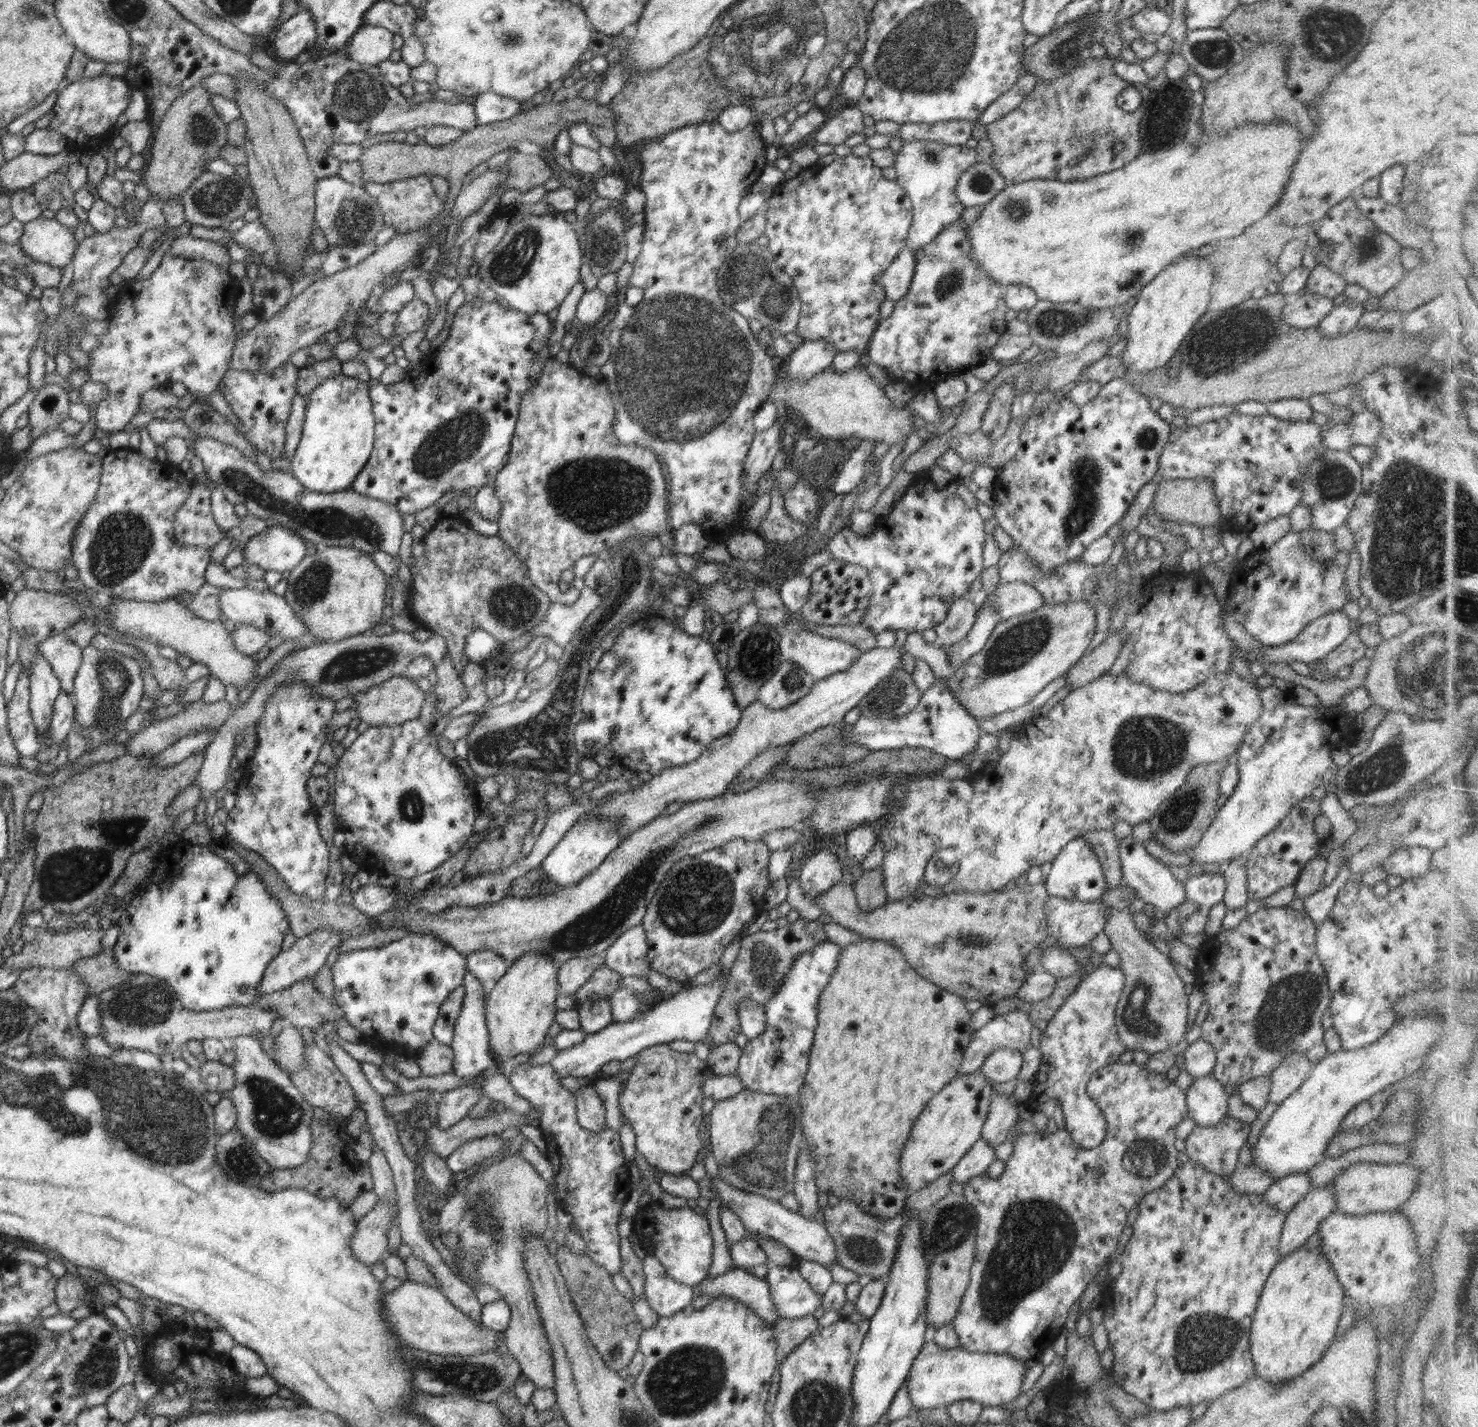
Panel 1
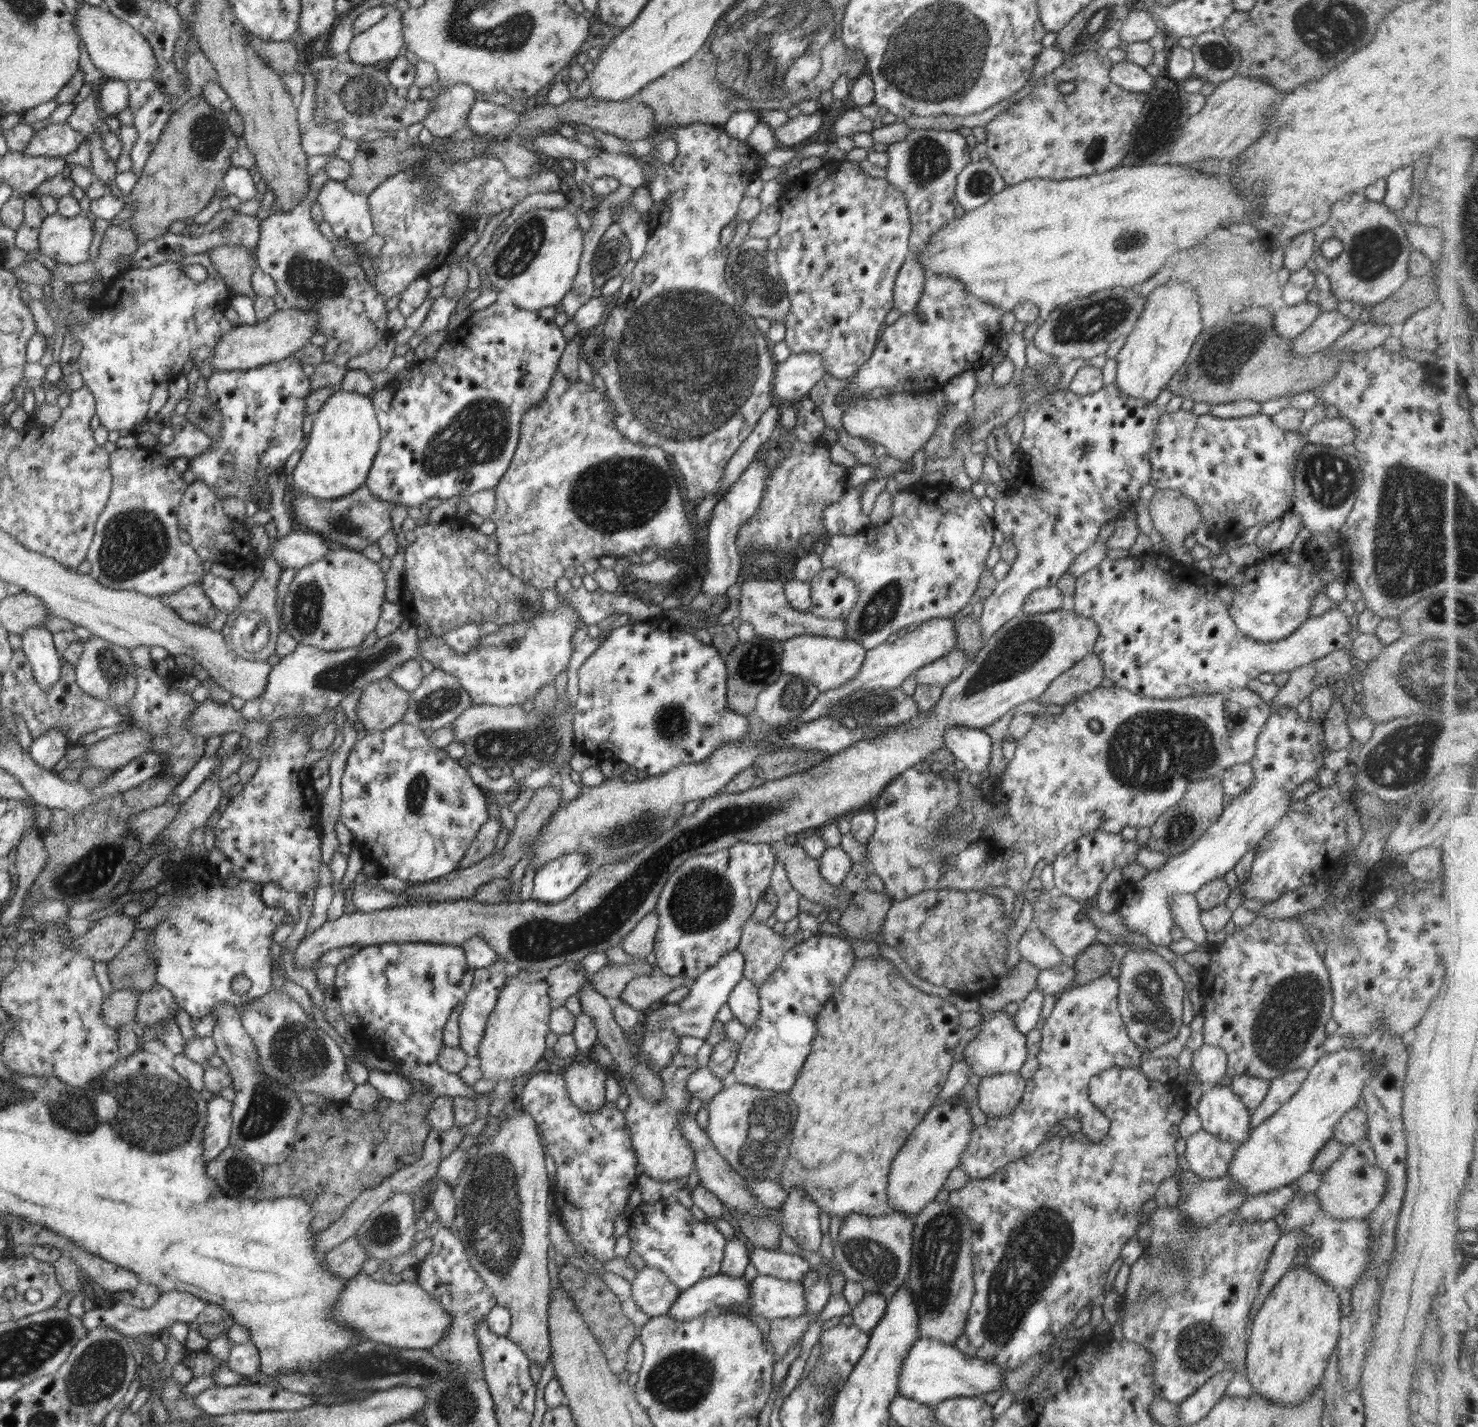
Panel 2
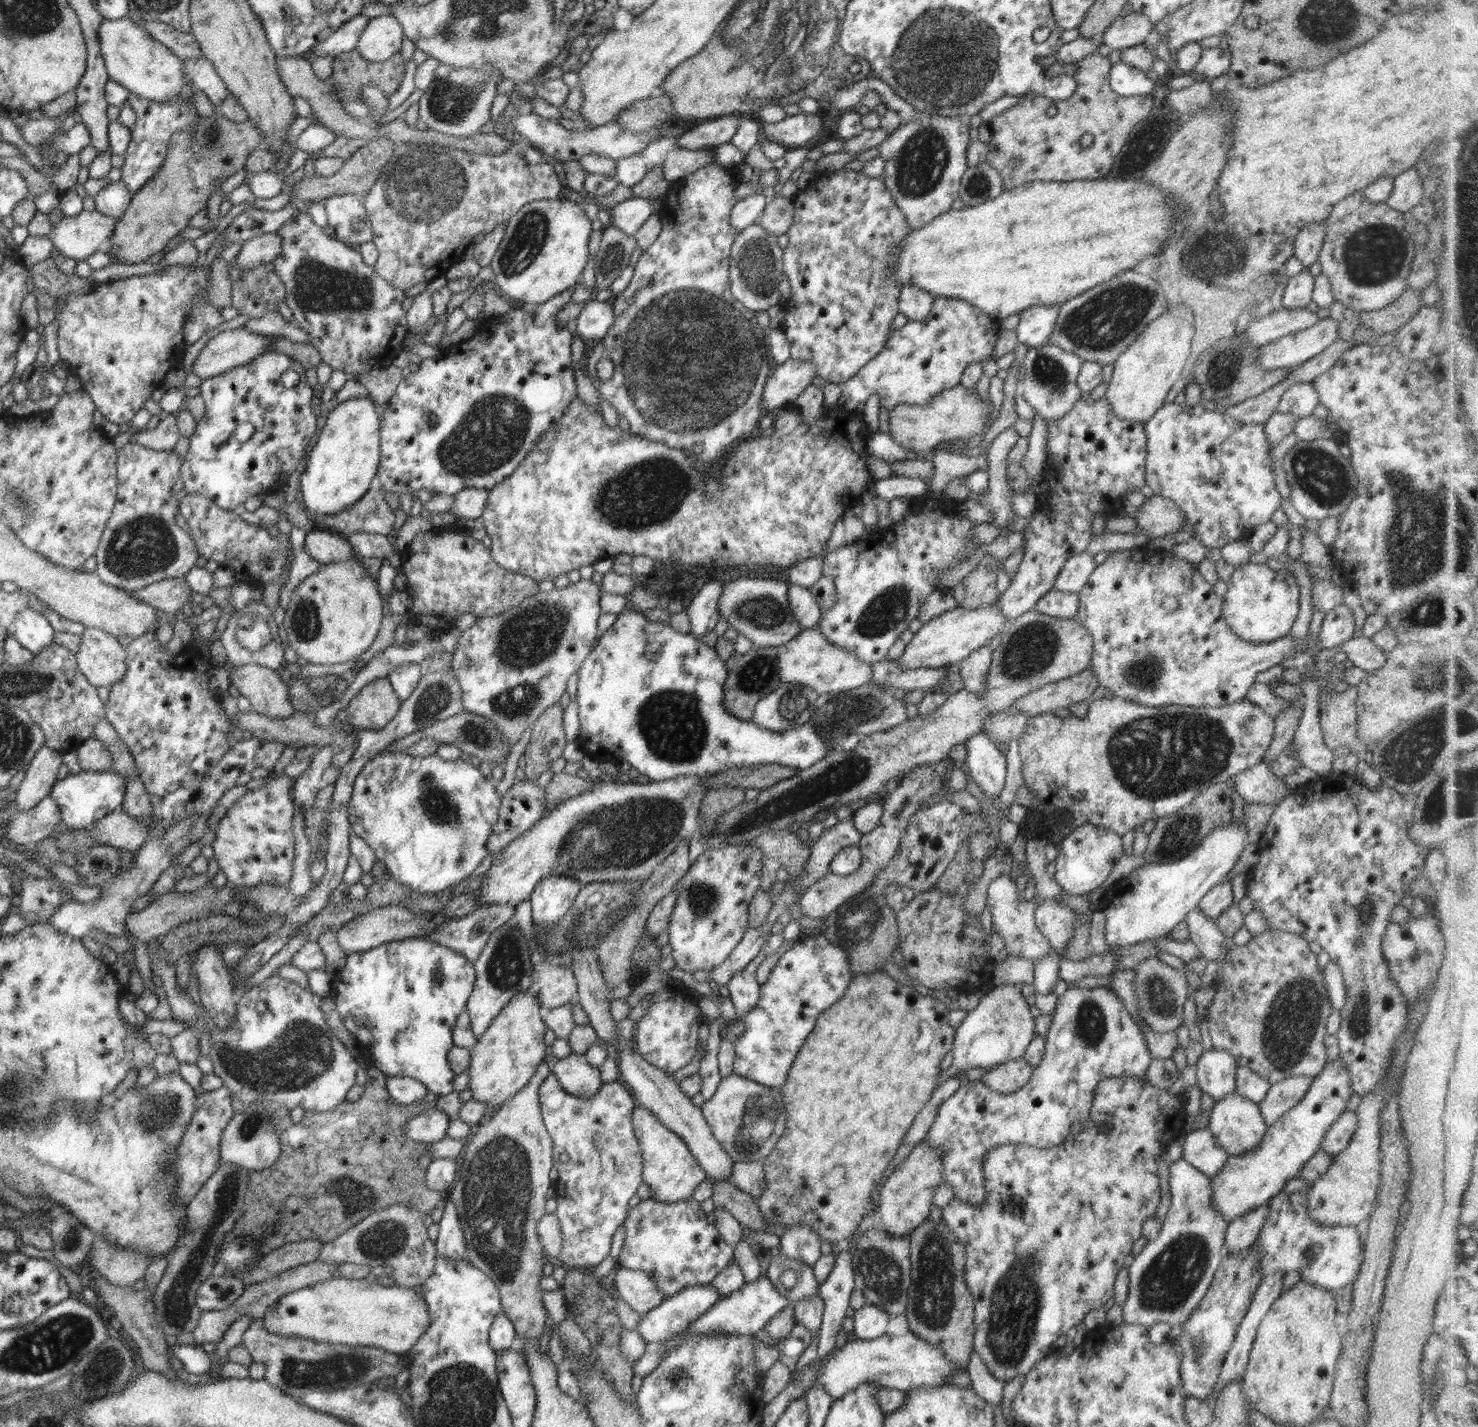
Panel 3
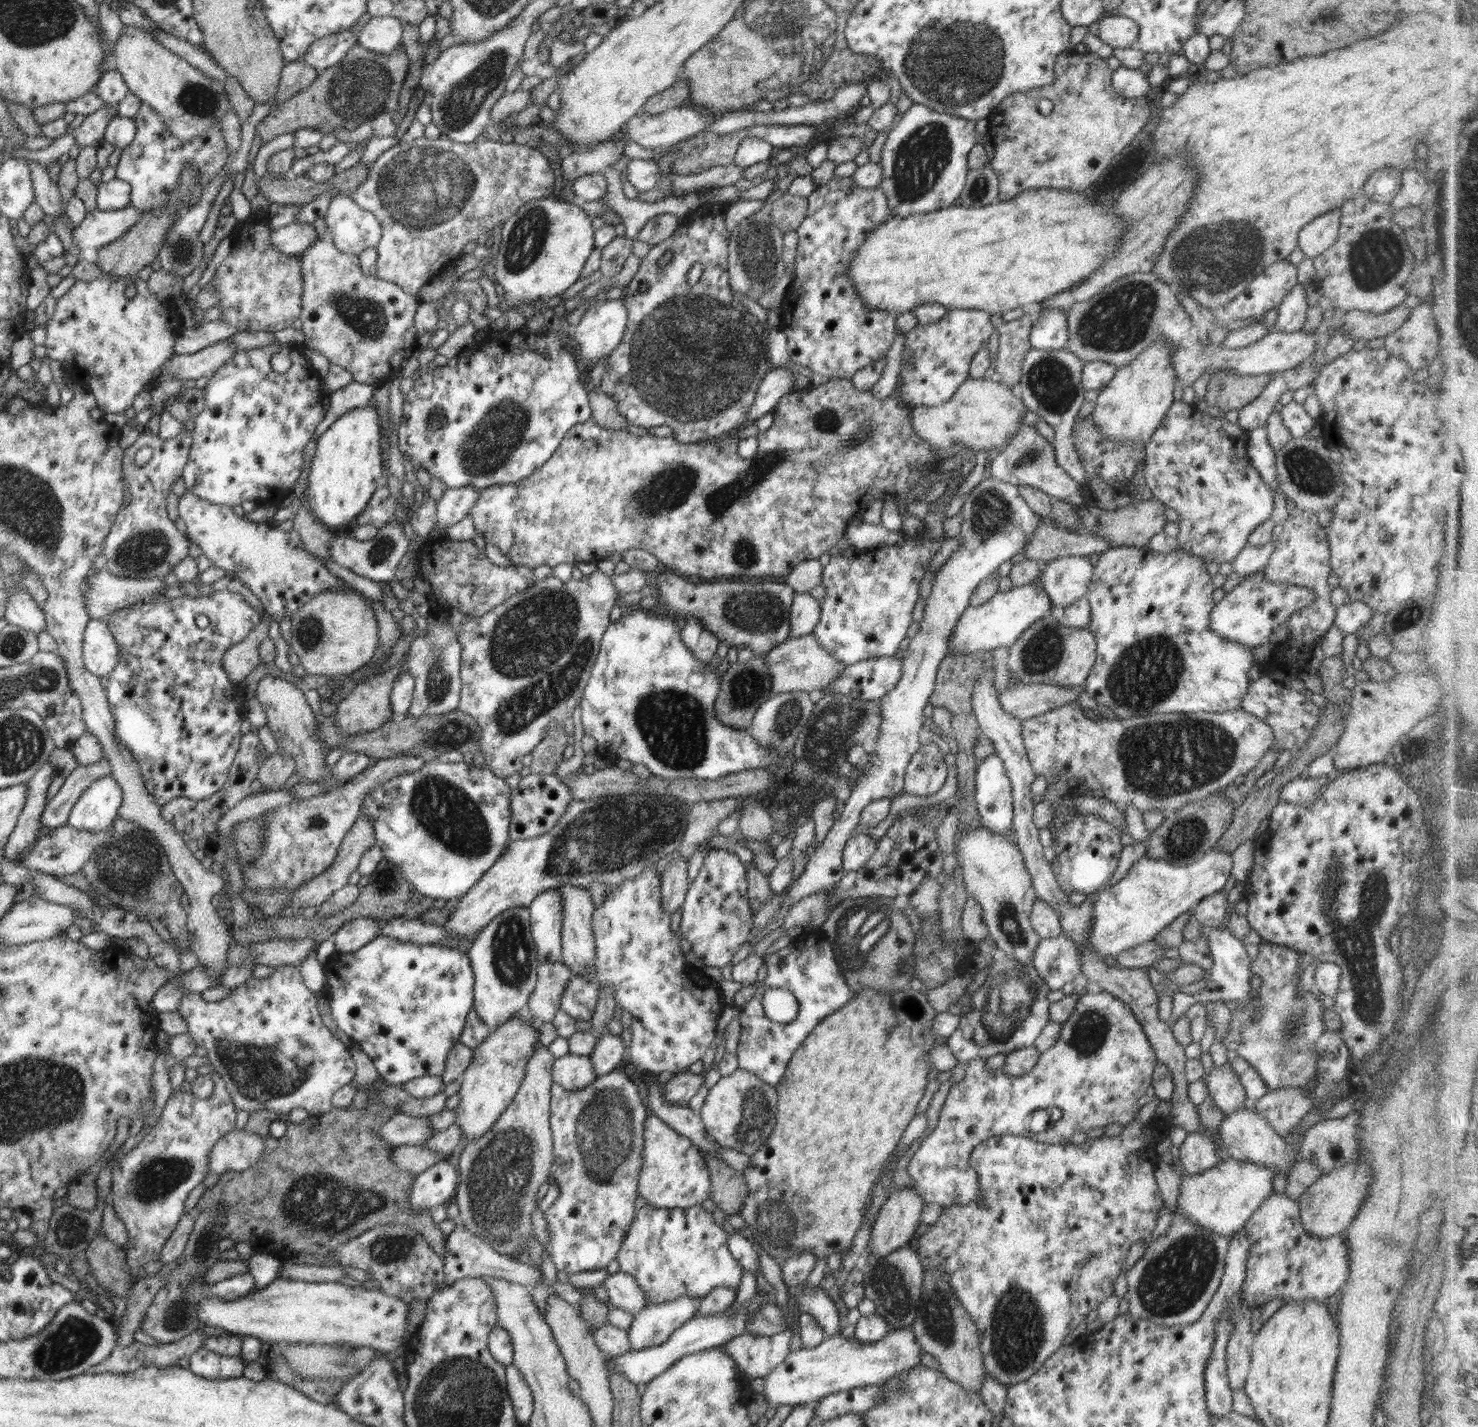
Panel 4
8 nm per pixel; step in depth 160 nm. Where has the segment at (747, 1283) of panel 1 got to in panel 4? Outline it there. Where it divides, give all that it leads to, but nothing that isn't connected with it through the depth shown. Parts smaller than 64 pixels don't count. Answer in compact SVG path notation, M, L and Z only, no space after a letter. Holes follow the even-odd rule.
M680 1297L657 1305L646 1305L633 1315L627 1330L634 1350L647 1349L666 1342L668 1337L697 1314L693 1298Z

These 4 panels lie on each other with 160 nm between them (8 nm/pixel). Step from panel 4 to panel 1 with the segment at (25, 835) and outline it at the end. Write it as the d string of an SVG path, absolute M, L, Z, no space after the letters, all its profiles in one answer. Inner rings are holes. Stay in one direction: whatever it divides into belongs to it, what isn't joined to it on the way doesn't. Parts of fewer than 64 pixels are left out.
M62 691L57 696L53 706L53 713L47 730L47 740L42 746L48 748L53 744L60 744L66 740L66 736L72 730L72 723L75 716L75 705L72 703L70 693Z

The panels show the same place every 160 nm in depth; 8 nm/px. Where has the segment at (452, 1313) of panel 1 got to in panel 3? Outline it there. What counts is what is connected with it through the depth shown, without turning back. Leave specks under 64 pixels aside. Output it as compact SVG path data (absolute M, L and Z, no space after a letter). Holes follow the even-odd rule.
M336 1277L284 1295L262 1318L265 1329L272 1334L330 1344L373 1346L397 1355L409 1352L429 1327L430 1319L428 1305L415 1289Z

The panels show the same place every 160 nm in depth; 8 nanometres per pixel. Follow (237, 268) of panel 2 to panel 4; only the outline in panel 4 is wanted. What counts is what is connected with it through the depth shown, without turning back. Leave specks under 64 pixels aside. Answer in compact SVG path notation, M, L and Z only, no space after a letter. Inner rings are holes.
M296 221L272 231L269 239L276 250L293 255L302 252L320 238L314 225Z

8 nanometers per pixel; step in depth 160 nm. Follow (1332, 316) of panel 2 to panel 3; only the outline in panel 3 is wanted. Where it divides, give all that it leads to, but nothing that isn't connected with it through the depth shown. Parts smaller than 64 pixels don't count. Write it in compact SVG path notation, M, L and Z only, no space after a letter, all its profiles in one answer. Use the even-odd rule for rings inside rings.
M1327 317L1314 326L1288 334L1259 349L1263 369L1292 369L1314 358L1338 339L1338 323Z

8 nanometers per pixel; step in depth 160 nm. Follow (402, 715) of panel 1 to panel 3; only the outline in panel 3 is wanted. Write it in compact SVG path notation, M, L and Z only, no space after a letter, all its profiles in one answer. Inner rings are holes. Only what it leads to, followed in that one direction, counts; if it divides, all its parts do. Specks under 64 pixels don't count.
M378 678L349 700L344 708L348 713L346 726L360 730L380 730L393 719L400 705L401 700L387 678Z

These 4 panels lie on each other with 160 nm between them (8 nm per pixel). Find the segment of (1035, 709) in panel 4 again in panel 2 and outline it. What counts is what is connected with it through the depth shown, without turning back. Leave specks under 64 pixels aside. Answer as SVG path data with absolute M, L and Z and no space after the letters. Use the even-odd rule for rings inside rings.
M1094 652L1056 678L1038 698L1043 705L1068 705L1082 693L1100 687L1104 678L1103 662Z

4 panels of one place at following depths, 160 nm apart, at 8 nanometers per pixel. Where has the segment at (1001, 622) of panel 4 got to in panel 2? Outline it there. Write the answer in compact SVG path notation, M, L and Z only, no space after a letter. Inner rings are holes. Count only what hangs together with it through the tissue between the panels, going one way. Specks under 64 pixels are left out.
M932 618L928 622L923 622L918 627L910 629L903 637L898 638L893 643L886 641L876 648L866 651L862 668L854 680L850 680L844 686L836 687L824 692L819 692L816 700L799 717L786 723L784 726L770 726L775 730L787 730L795 728L801 722L810 722L817 718L829 716L831 706L840 704L840 700L856 691L871 691L876 687L885 689L895 689L901 686L909 676L916 675L919 669L922 669L932 661L938 660L949 650L957 648L957 630L955 629L955 619Z

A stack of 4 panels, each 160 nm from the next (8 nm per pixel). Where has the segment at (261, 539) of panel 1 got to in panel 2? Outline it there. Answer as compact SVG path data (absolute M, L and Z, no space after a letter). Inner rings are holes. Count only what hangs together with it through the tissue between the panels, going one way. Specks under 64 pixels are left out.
M292 531L272 542L272 557L281 569L300 569L324 558L330 549L328 542L314 533Z

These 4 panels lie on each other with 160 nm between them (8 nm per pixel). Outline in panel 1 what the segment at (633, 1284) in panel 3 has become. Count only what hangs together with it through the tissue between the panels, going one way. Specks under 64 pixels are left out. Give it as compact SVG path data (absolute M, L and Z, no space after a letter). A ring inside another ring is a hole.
M650 1253L643 1258L643 1269L644 1299L656 1314L670 1317L690 1308L696 1297L696 1286L682 1284L670 1277L666 1267Z

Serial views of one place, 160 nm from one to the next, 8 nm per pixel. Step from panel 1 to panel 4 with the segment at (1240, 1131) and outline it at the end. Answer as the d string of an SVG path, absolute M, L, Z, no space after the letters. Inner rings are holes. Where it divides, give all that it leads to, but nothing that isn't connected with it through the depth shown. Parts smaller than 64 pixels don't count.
M1188 1133L1180 1149L1179 1161L1187 1174L1198 1174L1210 1170L1219 1163L1218 1146L1213 1138L1202 1133Z

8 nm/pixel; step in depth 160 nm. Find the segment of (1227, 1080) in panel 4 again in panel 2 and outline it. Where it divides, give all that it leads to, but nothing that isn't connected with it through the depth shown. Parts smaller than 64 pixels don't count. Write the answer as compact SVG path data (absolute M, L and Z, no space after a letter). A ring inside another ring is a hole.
M1204 1044L1194 1051L1192 1058L1192 1075L1204 1082L1208 1088L1221 1086L1227 1074L1228 1055L1224 1050Z

